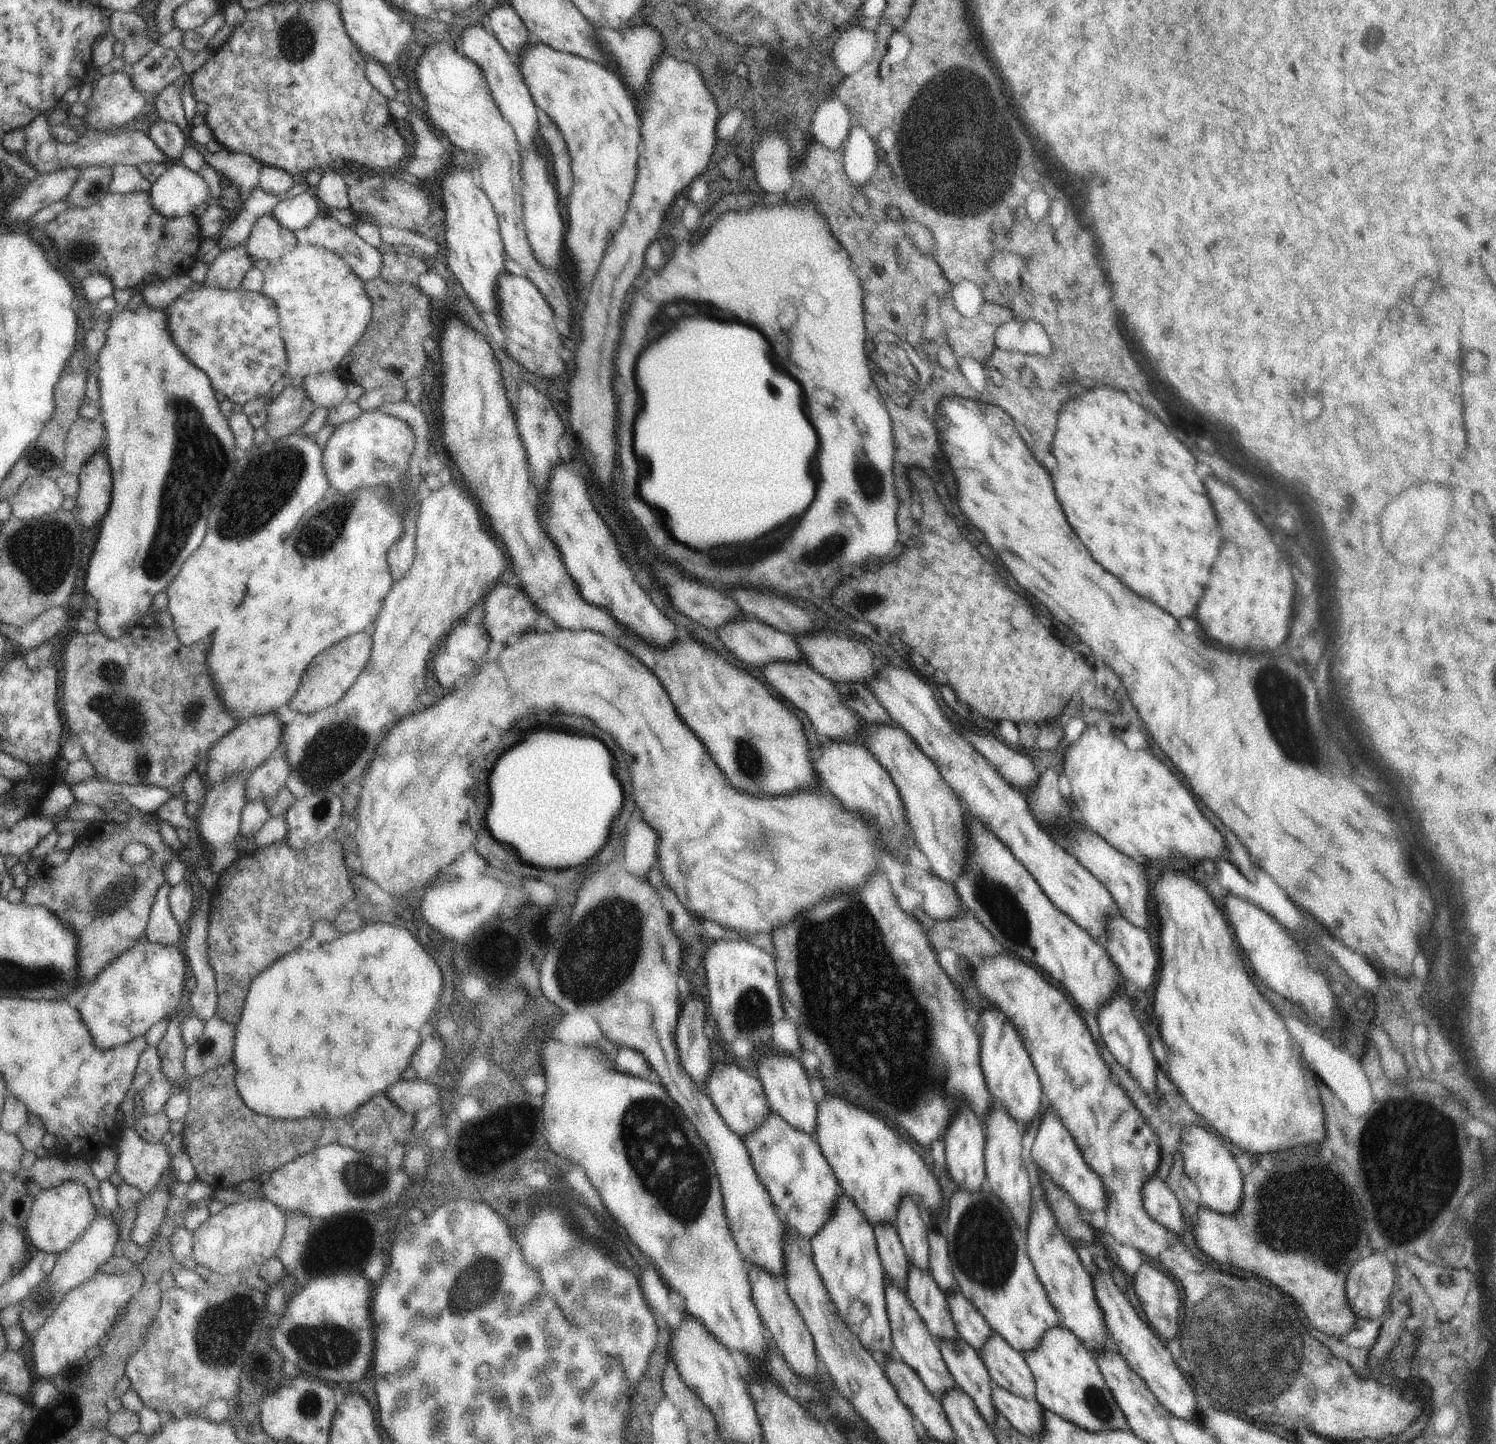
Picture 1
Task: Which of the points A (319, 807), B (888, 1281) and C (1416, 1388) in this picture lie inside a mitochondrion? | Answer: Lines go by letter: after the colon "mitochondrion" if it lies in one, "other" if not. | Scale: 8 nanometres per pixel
A: mitochondrion
B: other
C: other

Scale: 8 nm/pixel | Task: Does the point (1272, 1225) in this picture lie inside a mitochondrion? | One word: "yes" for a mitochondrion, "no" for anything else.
yes

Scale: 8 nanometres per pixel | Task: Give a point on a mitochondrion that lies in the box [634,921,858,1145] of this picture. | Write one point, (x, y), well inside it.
(754, 1011)

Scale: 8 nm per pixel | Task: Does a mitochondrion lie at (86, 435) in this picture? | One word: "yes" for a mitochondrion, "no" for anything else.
no

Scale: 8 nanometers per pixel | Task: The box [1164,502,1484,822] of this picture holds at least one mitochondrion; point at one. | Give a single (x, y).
(1284, 718)

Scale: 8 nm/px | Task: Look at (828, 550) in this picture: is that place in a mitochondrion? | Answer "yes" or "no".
no

